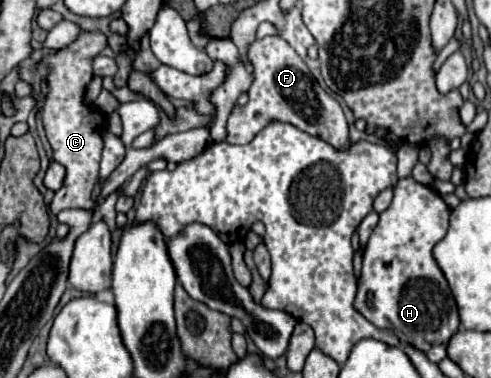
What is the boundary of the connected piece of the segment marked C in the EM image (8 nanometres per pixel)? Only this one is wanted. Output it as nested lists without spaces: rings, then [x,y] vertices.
[[[80,31],[76,41],[68,47],[58,49],[42,59],[48,65],[48,93],[42,107],[42,123],[46,137],[54,151],[54,161],[66,167],[64,185],[56,191],[50,213],[58,215],[62,209],[86,209],[94,211],[96,201],[92,199],[92,189],[98,181],[98,163],[102,155],[102,131],[106,129],[108,117],[102,111],[86,103],[86,87],[92,81],[92,59],[106,47],[106,35],[100,31]]]

